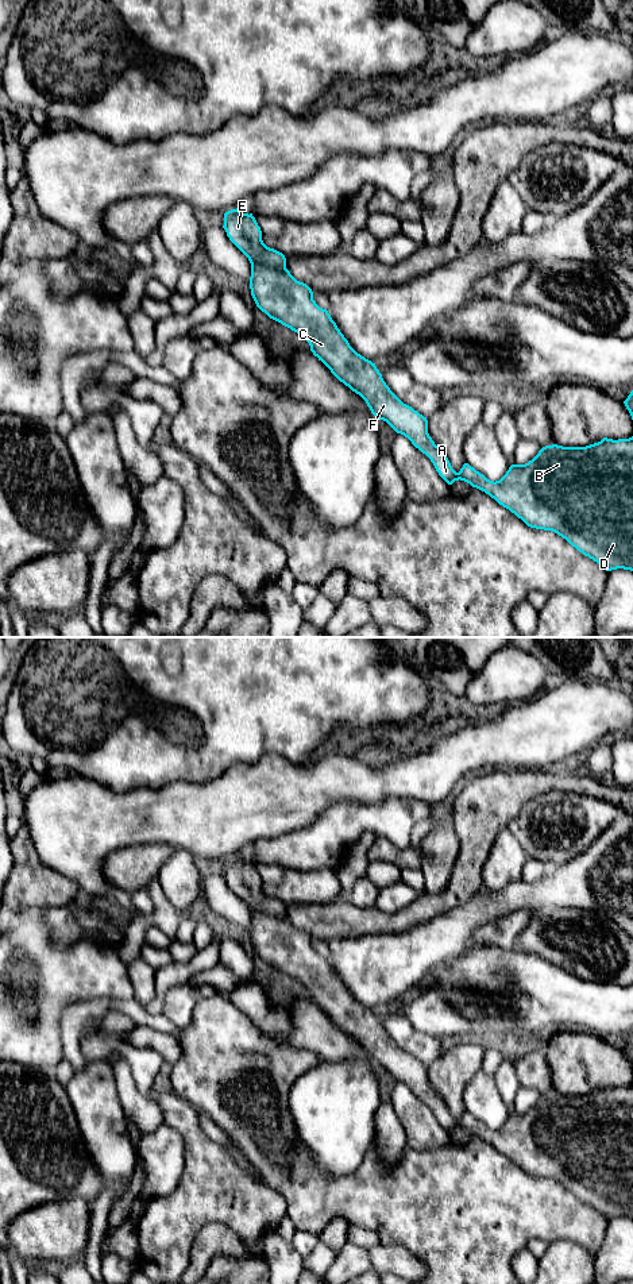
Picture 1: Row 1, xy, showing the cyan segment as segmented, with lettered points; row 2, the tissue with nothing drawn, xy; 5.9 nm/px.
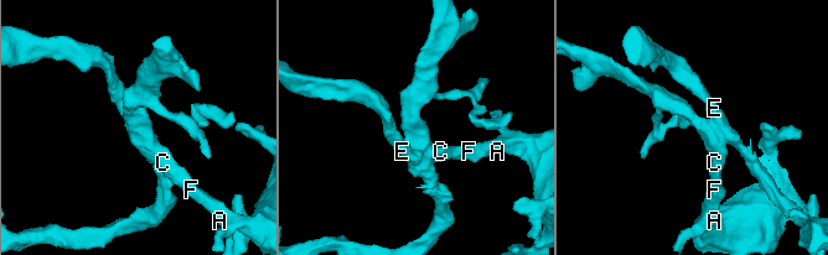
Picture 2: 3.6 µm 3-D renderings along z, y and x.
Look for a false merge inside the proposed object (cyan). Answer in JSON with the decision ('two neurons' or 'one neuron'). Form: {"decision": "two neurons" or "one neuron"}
{"decision": "one neuron"}

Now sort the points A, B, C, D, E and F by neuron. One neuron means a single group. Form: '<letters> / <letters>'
A B C D E F

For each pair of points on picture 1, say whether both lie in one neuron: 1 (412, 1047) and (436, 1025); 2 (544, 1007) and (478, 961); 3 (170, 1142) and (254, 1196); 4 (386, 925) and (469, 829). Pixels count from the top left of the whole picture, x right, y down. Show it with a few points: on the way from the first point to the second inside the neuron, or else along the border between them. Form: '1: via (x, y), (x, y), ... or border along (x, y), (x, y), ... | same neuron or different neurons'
1: border along (401, 1014), (416, 1029), (437, 1038) | different neurons
2: via (537, 984), (528, 967), (513, 952), (501, 952) | same neuron
3: border along (166, 1125), (181, 1137), (184, 1146), (180, 1183) | different neurons
4: via (419, 912), (440, 903), (466, 878), (469, 862) | same neuron

